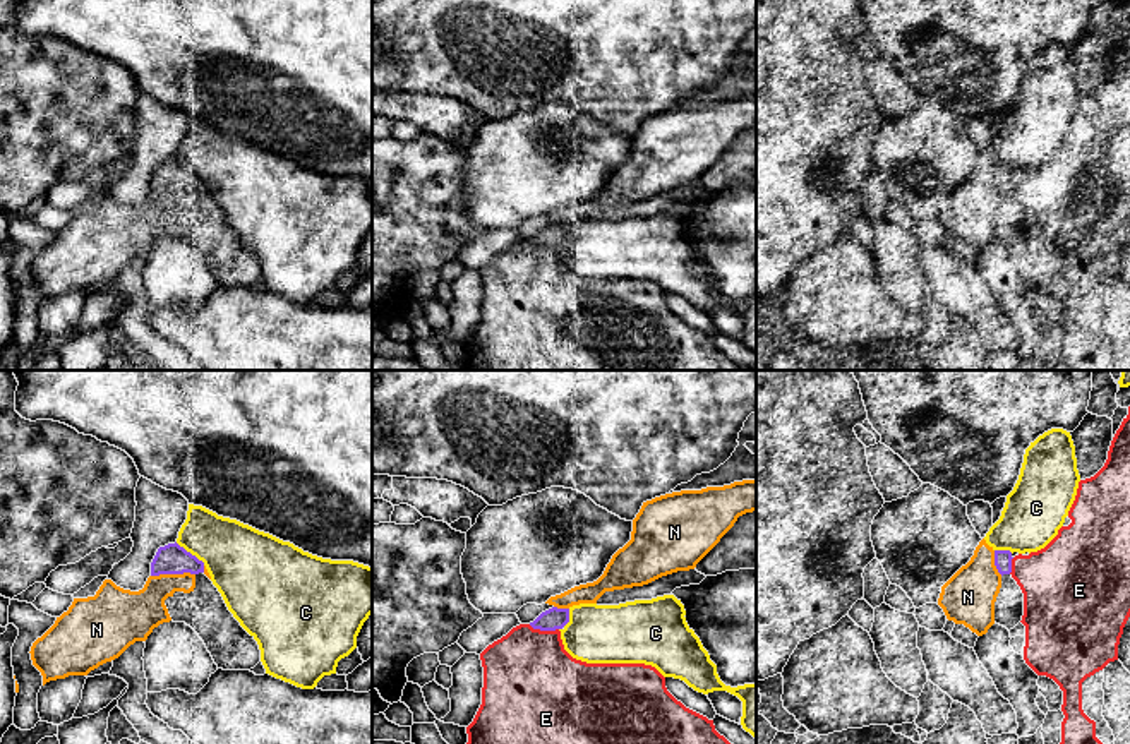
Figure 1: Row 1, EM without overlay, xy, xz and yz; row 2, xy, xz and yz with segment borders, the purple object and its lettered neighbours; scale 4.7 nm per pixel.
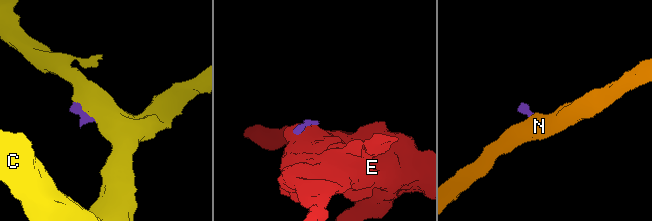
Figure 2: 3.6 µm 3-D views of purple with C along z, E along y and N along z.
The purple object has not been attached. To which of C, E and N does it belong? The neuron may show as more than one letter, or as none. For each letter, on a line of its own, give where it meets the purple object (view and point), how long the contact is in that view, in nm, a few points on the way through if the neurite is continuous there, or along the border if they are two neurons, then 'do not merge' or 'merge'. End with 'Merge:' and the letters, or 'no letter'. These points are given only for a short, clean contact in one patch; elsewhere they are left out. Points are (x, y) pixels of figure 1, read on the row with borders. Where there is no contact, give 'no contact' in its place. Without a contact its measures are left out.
C: xy (189, 552) | 180 nm | do not merge
E: xz (544, 630) | 150 nm | do not merge
N: xy (172, 573) | 200 nm | do not merge
Merge: no letter

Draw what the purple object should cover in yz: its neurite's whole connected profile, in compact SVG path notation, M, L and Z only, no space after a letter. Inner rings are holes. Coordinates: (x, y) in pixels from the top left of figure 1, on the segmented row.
M995 550L995 566L1001 574L1001 588L995 602L995 622L1013 629L1024 615L1024 593L1012 578L1012 552Z

